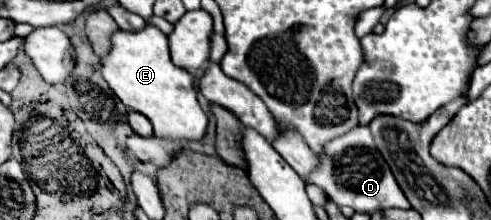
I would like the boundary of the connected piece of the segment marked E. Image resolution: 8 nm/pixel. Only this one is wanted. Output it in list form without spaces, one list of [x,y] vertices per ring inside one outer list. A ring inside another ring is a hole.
[[[146,24],[138,32],[126,32],[126,30],[116,30],[110,36],[110,52],[100,60],[102,76],[116,94],[116,98],[130,110],[142,112],[154,126],[154,134],[162,138],[176,138],[176,140],[202,140],[206,126],[208,126],[208,116],[202,112],[198,100],[196,100],[196,90],[194,90],[194,76],[178,66],[172,64],[170,54],[168,54],[168,38],[162,34],[160,28]]]

